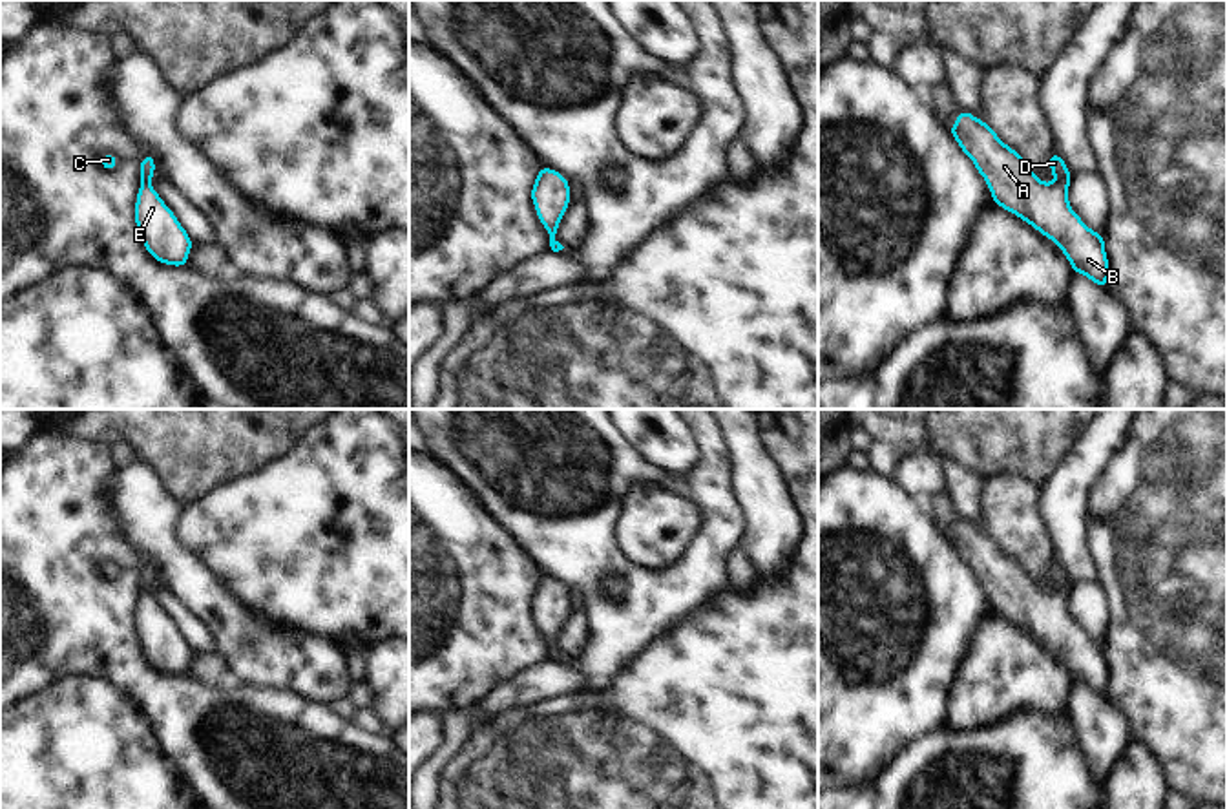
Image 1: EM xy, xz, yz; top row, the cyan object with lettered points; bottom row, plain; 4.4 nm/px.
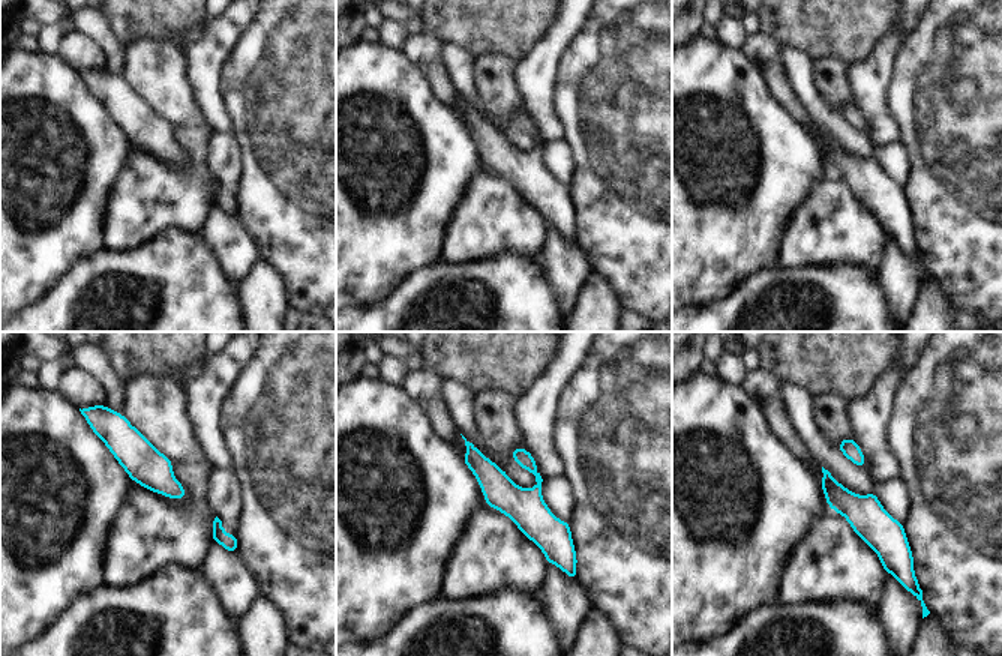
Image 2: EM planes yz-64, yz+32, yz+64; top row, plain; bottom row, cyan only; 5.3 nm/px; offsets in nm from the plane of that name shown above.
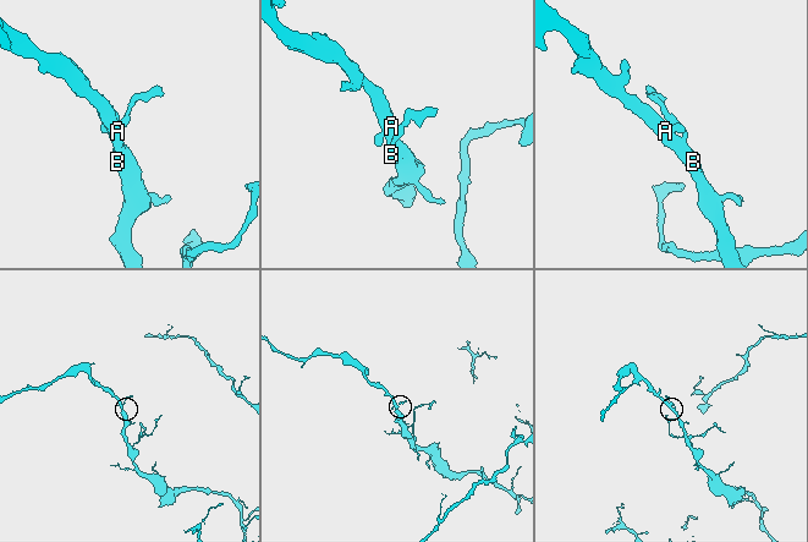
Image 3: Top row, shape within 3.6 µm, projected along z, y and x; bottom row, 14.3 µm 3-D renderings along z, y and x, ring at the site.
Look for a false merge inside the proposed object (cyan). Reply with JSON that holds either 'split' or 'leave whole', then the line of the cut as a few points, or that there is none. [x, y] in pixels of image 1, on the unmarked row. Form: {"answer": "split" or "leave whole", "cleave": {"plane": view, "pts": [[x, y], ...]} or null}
{"answer": "leave whole", "cleave": null}

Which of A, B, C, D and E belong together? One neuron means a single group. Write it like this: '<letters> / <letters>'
A B C D E

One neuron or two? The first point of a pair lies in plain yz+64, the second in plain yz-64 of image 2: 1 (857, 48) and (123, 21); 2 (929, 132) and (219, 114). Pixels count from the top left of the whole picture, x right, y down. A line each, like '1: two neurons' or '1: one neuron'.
1: one neuron
2: two neurons

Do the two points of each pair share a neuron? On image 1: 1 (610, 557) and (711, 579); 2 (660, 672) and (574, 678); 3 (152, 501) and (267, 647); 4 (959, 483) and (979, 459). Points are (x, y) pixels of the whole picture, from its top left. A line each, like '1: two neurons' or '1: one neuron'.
1: one neuron
2: two neurons
3: one neuron
4: two neurons

